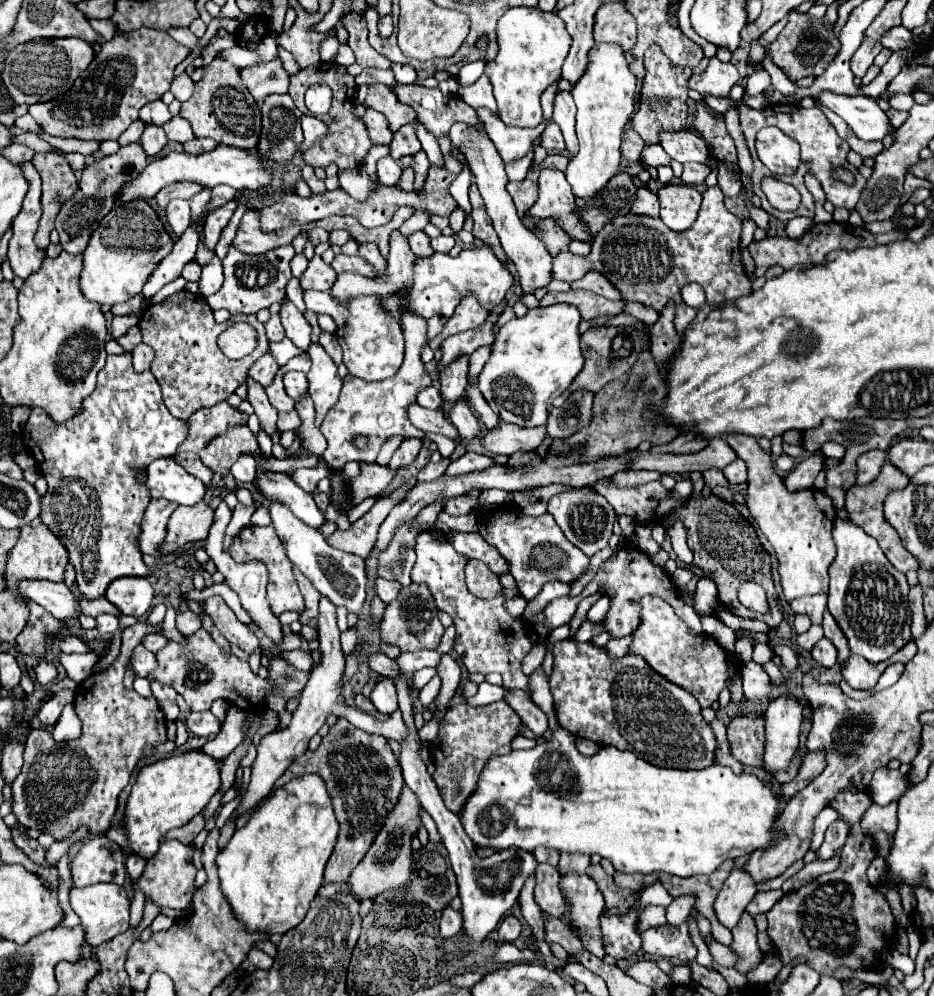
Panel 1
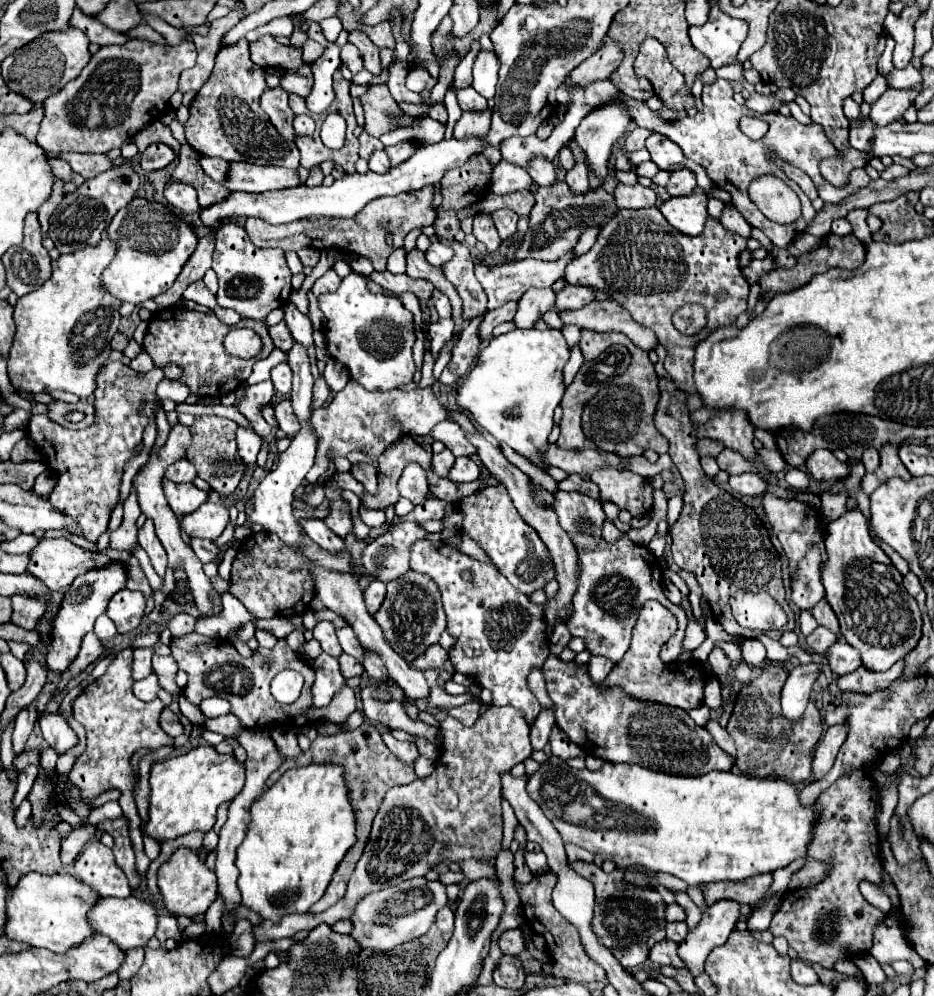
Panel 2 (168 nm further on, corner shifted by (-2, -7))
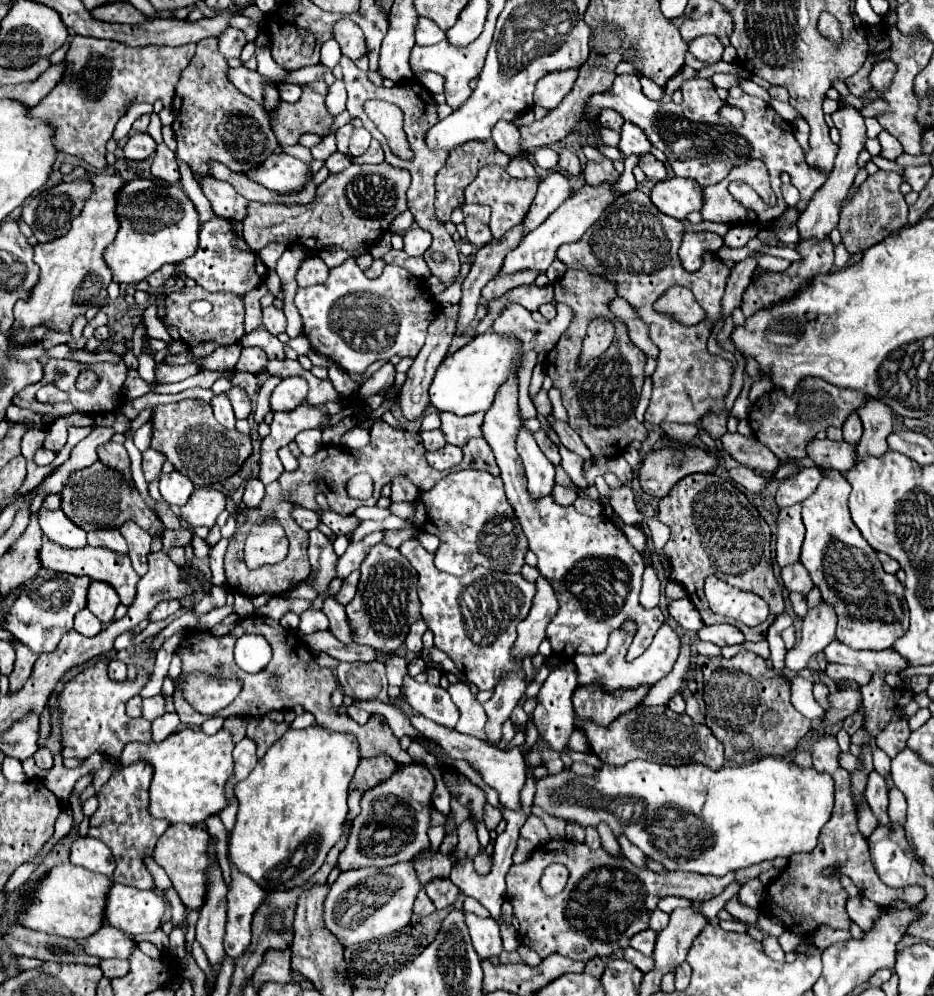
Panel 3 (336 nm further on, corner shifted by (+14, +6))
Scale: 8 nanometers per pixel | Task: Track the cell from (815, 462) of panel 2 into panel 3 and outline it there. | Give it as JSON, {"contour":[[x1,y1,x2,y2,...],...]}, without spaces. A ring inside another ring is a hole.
{"contour":[[814,438,806,446,808,458,818,468,848,472,856,464,856,446,848,446,848,442,832,442,832,440,818,440]]}

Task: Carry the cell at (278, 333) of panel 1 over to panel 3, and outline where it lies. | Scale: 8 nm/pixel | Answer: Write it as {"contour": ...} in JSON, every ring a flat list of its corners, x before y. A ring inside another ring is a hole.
{"contour":[[268,306,262,310,262,324,268,332,272,332,274,336,286,332,286,318,284,318,284,312,274,308,274,306]]}

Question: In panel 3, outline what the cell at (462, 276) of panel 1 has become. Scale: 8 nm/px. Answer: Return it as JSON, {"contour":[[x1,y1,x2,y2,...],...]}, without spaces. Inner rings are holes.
{"contour":[[600,184,600,186,584,186,582,190,578,190,576,194,572,194,558,210,554,210,536,230,532,230,518,248,514,248,512,252,506,254,504,264,500,268,498,276,510,276,522,270,536,270,536,272,546,272,546,268,554,262,556,258,556,250,562,244,568,242,576,242,578,238,582,238,582,234,600,218,602,210,614,202,614,194,610,190,610,184]]}

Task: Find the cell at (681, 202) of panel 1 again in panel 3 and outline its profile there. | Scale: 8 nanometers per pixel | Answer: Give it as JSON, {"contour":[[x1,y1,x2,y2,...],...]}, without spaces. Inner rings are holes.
{"contour":[[668,178,652,188,650,200,660,212,684,220,690,212,702,208,702,186,690,178]]}

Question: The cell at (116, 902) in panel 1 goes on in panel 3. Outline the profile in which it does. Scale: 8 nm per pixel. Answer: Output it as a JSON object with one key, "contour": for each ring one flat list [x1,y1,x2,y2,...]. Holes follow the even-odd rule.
{"contour":[[114,882,106,896,104,920,126,934,146,934,160,928,164,900,152,890,136,890]]}

